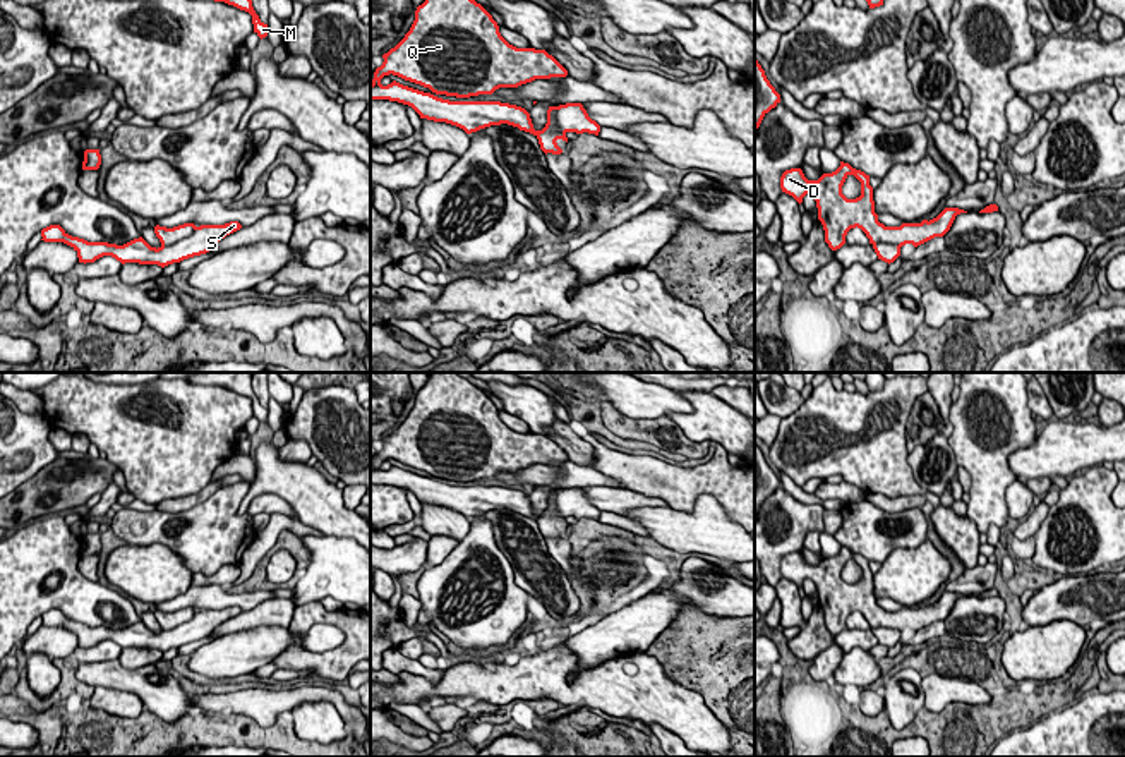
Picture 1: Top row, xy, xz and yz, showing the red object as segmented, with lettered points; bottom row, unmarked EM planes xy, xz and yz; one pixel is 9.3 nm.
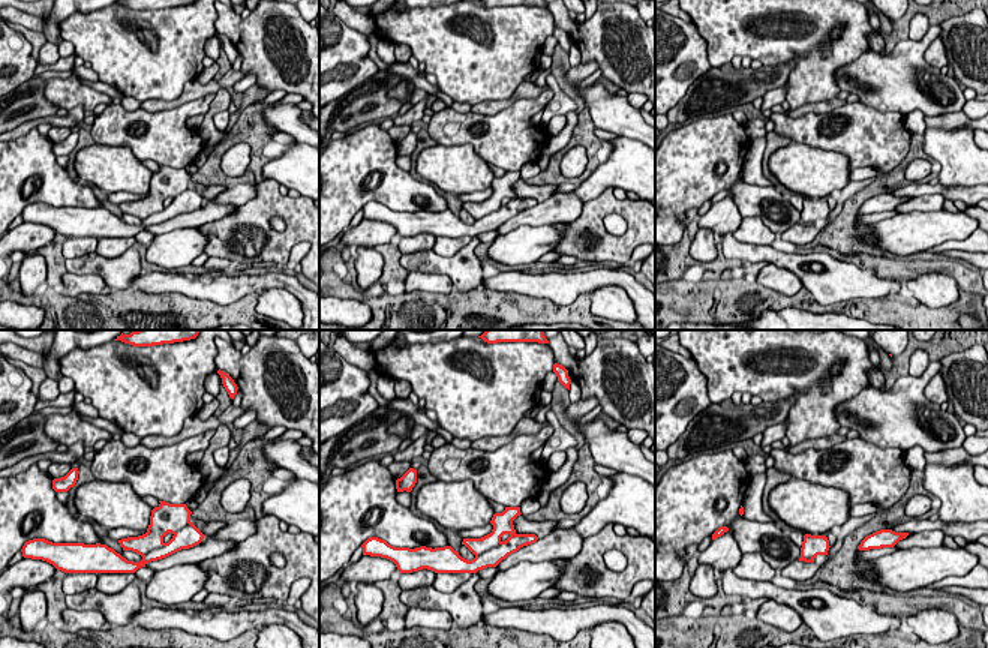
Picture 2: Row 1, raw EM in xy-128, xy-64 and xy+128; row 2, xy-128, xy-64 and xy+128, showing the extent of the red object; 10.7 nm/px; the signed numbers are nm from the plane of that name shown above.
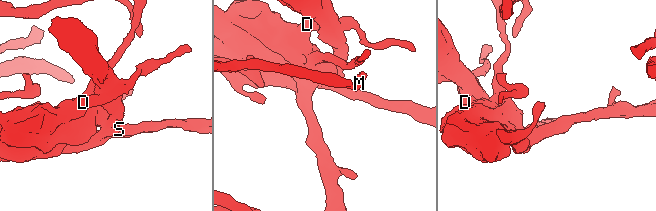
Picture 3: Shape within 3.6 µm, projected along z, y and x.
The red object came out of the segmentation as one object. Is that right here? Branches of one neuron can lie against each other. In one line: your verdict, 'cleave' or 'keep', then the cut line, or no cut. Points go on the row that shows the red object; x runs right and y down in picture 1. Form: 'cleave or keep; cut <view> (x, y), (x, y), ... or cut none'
cleave; cut xy (196, 227), (186, 237), (162, 246)

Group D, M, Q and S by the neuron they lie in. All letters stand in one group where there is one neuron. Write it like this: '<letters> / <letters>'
D Q / M S

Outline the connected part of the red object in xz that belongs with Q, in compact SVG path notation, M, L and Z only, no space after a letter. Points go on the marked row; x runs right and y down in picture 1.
M425 0L417 7L410 31L382 58L370 86L393 74L456 98L568 76L545 50L509 45L475 0Z

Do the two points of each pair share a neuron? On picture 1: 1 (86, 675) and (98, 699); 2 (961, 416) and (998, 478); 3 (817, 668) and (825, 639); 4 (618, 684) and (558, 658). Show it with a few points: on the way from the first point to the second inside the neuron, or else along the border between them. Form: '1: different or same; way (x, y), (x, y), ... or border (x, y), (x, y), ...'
1: different; border (95, 687), (114, 687), (134, 694)
2: same; way (974, 431), (974, 440), (983, 448), (986, 462)
3: different; border (832, 642), (813, 660)
4: same; way (599, 687), (568, 687), (558, 677)

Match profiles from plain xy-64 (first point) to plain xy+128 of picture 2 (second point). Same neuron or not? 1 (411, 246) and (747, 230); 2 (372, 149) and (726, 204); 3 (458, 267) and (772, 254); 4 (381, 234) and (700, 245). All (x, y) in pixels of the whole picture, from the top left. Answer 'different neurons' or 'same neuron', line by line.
1: same neuron
2: different neurons
3: same neuron
4: different neurons

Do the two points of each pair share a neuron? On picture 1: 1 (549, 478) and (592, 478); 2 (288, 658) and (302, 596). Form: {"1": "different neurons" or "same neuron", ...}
{"1": "same neuron", "2": "different neurons"}

